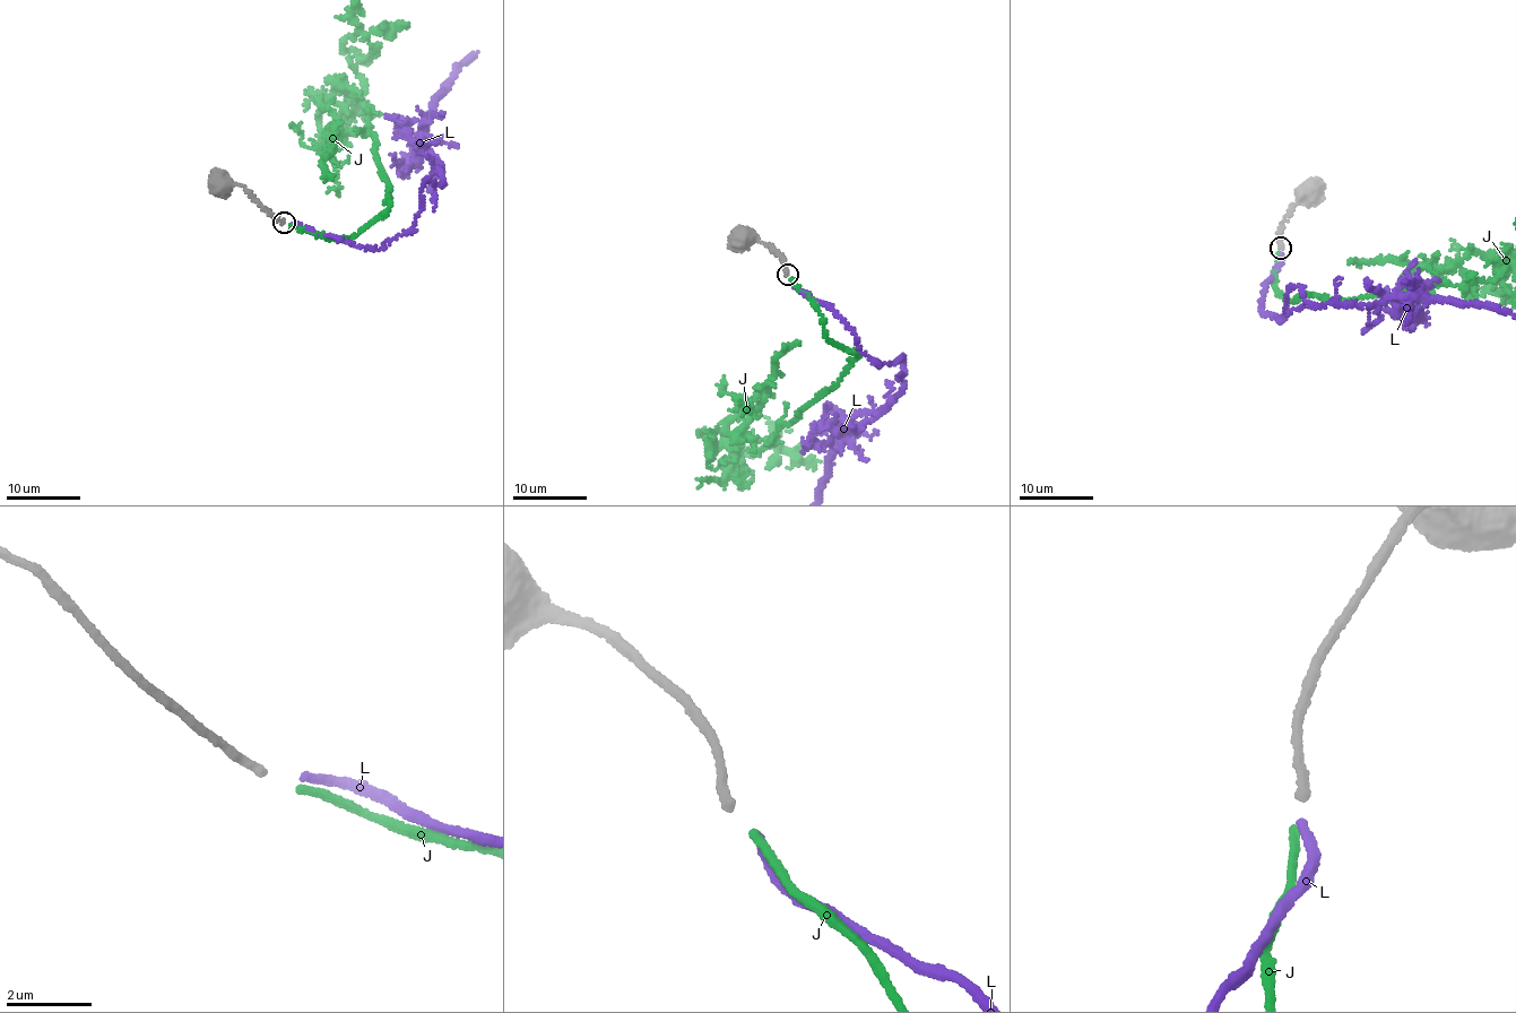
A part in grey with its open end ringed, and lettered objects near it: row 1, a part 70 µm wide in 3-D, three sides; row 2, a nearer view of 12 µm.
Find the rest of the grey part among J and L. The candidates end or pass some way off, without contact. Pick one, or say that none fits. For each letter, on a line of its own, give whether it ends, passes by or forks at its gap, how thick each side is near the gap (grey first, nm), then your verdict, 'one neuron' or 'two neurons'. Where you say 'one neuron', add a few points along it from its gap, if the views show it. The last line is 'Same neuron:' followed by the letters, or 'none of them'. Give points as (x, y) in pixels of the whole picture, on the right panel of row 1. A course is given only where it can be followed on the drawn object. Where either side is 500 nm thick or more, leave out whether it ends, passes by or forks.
J: it ends | 200/190 nm | one neuron
L: it ends | 200/190 nm | two neurons
Same neuron: J

